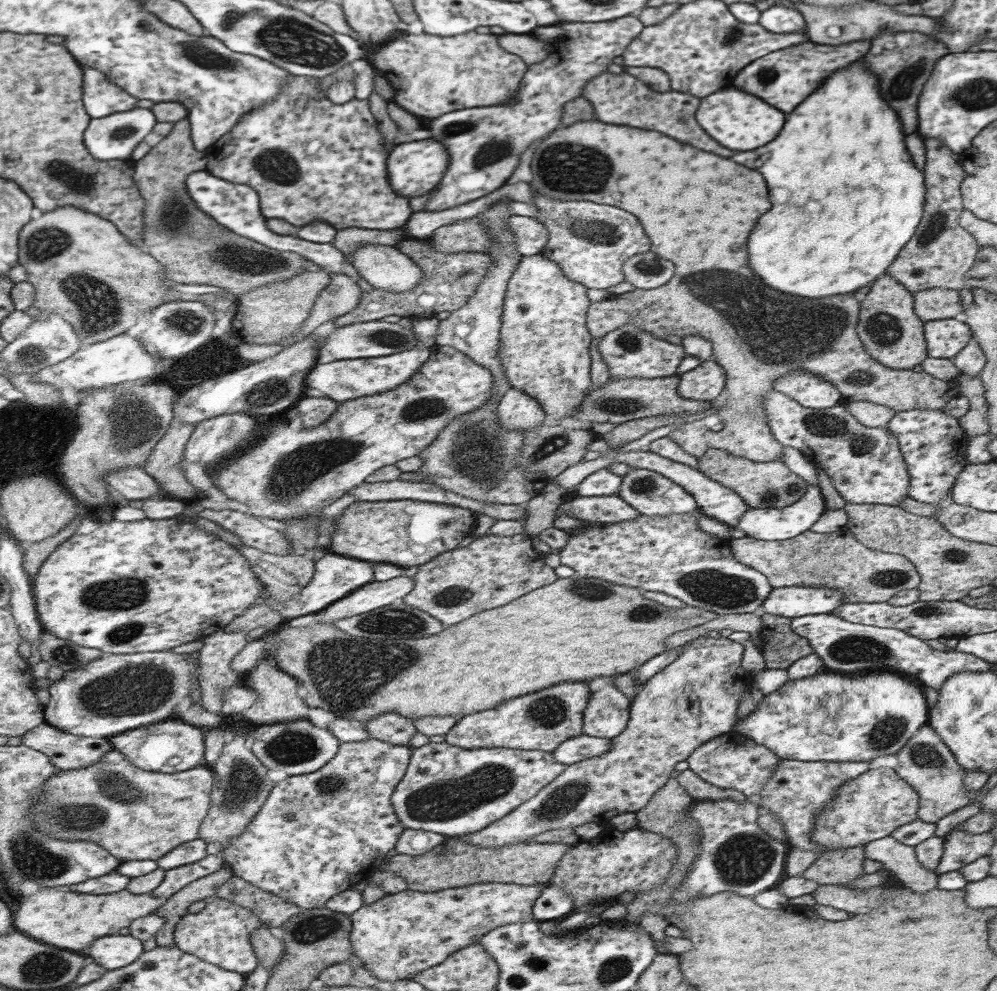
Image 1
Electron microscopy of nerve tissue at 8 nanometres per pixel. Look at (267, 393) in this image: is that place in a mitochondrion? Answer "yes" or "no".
yes

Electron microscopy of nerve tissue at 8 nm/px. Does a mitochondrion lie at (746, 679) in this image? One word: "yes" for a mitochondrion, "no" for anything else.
no

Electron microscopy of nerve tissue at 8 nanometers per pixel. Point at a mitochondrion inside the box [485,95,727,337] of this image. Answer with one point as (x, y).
(567, 167)

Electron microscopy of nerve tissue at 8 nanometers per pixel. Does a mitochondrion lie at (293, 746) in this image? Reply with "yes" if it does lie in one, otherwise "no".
yes

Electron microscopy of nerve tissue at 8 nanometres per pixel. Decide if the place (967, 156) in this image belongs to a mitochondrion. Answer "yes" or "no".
no

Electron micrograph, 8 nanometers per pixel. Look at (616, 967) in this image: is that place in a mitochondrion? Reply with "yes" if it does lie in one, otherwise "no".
yes

